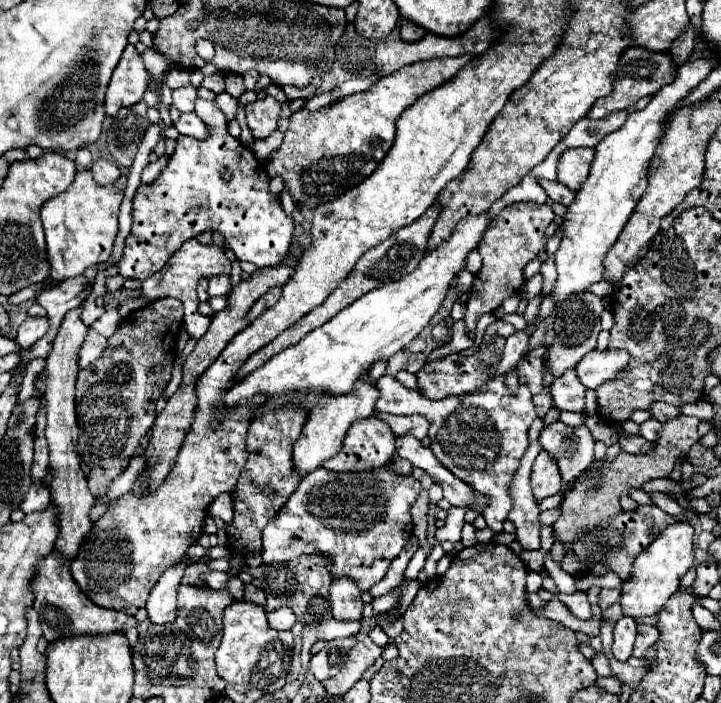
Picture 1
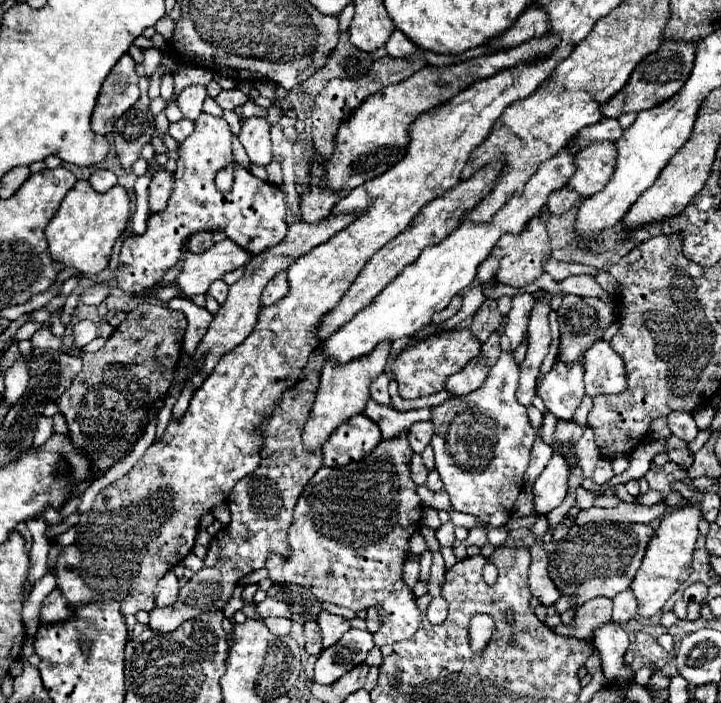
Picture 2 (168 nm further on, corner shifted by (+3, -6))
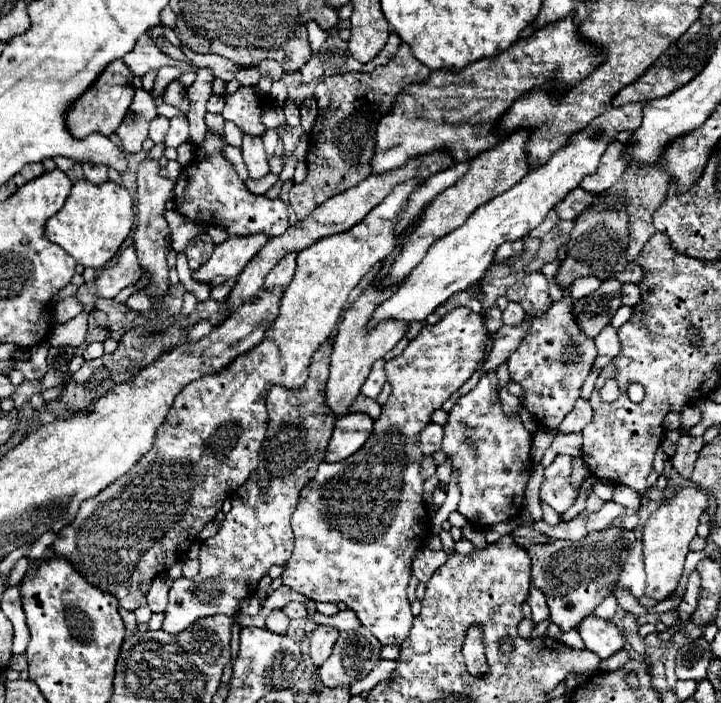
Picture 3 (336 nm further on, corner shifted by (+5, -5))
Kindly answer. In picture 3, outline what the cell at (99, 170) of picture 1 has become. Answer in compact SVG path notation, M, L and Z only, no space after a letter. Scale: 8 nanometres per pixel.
M82 165L82 167L84 167L84 175L90 183L102 185L108 181L108 167L104 167L104 165Z

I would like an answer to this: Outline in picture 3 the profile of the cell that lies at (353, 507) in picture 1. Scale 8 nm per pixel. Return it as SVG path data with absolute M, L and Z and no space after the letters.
M458 307L440 319L436 325L424 325L424 329L408 343L408 347L396 359L386 363L386 377L392 385L392 395L382 407L382 415L374 421L374 433L366 445L338 463L322 463L316 477L300 491L296 511L292 515L294 551L284 567L282 583L304 593L306 597L322 603L346 603L360 619L360 623L376 635L382 645L402 645L412 629L414 615L406 595L408 579L412 575L412 557L424 545L430 521L422 499L420 461L422 453L416 445L420 429L430 423L432 411L458 391L478 363L484 359L490 335L484 329L484 319L468 307Z

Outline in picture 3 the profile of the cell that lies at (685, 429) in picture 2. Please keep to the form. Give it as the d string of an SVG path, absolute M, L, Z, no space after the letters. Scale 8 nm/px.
M688 405L688 407L684 407L680 417L682 417L684 427L692 427L692 425L696 425L700 421L700 409L696 405Z

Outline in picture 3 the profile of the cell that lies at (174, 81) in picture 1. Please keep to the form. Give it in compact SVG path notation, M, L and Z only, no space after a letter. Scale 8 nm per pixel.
M128 245L120 253L120 261L116 267L106 267L96 277L96 295L102 299L116 297L124 287L134 285L142 275L138 255L134 245Z

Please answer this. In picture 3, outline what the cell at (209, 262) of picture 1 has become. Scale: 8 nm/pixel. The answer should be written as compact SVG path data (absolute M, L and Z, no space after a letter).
M228 237L224 243L214 247L208 263L194 271L192 277L206 285L210 285L216 275L236 277L266 241L268 237Z

